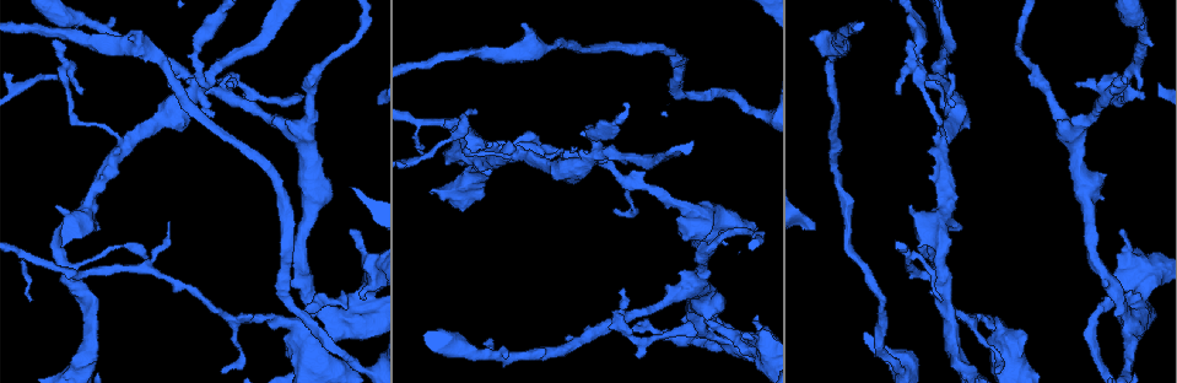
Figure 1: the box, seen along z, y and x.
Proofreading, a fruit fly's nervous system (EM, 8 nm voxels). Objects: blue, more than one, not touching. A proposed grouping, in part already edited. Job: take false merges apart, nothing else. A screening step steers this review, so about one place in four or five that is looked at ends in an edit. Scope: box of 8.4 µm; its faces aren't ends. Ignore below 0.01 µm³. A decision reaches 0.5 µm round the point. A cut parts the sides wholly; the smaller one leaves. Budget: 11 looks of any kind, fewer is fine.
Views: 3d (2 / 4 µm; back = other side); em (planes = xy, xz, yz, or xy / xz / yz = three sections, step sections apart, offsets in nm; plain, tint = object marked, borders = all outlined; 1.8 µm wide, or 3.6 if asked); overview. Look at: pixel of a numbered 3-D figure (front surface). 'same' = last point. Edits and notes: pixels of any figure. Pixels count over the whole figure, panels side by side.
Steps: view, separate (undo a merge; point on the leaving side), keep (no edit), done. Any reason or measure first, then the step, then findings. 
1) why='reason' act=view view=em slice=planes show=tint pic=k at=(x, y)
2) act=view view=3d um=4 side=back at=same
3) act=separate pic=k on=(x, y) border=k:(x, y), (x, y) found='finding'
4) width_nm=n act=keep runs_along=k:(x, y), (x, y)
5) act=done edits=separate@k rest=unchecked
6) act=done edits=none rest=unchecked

why='sharp bend' act=view view=em um=3.6 slice=planes show=tint pic=1 at=(1133, 318)

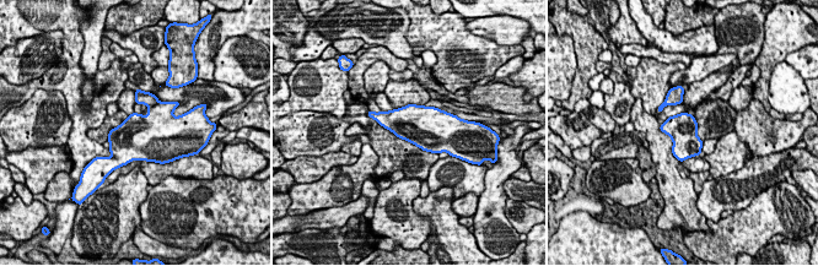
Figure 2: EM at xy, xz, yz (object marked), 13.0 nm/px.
act=separate pic=2 on=(141, 97) border=2:(159, 101), (149, 107) found='two neurons meet here'

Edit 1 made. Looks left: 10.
why='redraw' act=view view=overview

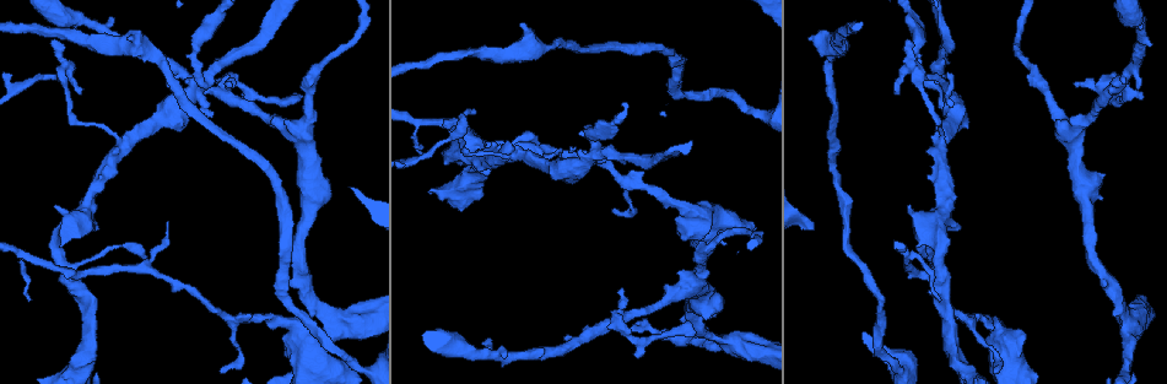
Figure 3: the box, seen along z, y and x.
why='three arms meet' act=view view=em slice=yz step=4 show=tint pic=3 at=(1072, 138)

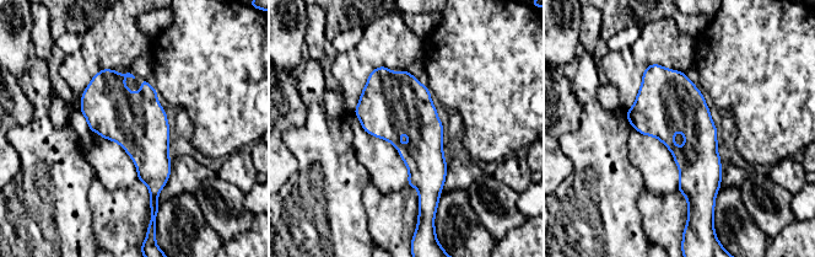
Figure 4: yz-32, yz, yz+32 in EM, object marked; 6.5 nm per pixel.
why='cut it another way' act=view view=em slice=planes show=borders at=same

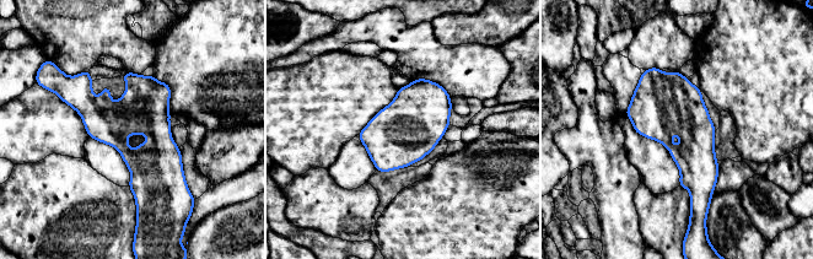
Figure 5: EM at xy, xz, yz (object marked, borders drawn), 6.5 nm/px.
act=keep runs_along=5:(86, 74), (85, 101), (141, 167), (141, 203) found='all the same neuron'

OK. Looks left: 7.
why='two arms in line, one across' act=view view=em slice=xz step=8 show=tint pic=3 at=(222, 95)

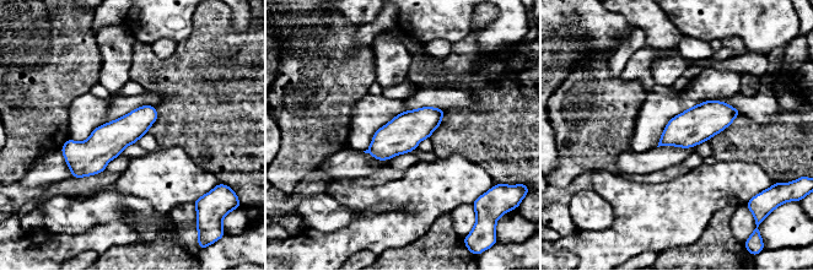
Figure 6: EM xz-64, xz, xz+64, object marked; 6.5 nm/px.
act=view view=em slice=xy step=16 show=tint at=same

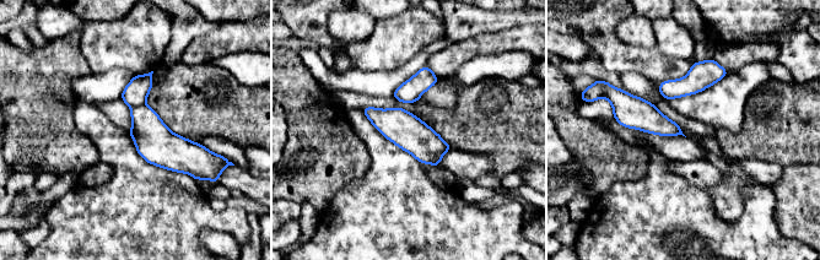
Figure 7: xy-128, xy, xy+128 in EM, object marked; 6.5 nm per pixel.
act=separate pic=7 on=(136, 91) border=7:(144, 103), (131, 108) found='two neurons meet here'

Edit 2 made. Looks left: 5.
act=view view=overview

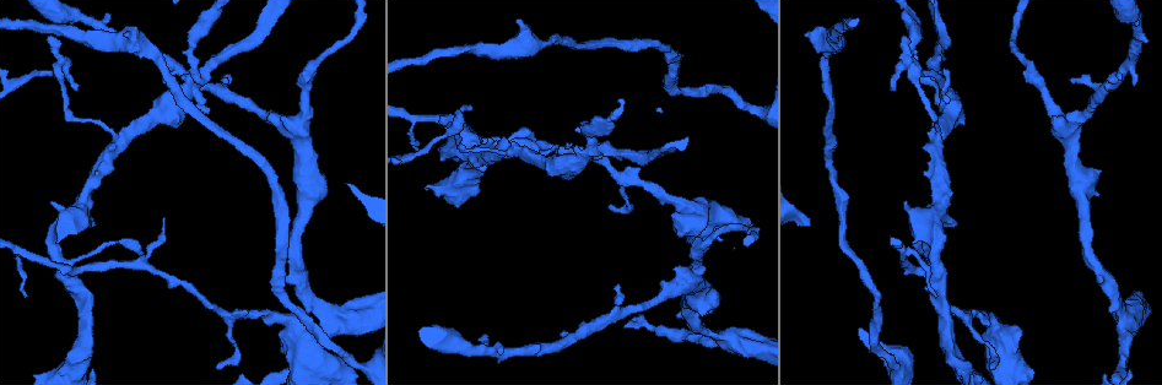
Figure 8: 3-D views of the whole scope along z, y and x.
why='thick turns thin' act=view view=em slice=yz step=8 show=tint pic=8 at=(590, 147)

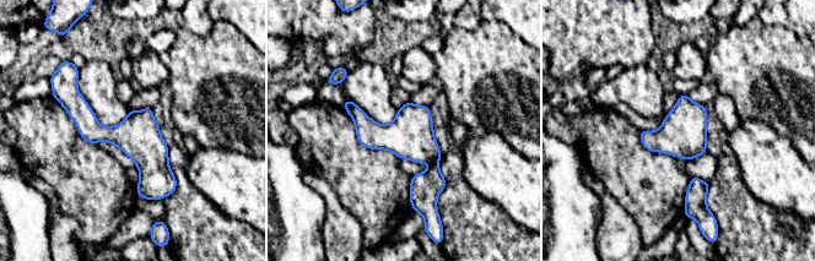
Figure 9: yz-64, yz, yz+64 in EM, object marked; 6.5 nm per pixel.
why='another direction' act=view view=em slice=planes show=tint at=same

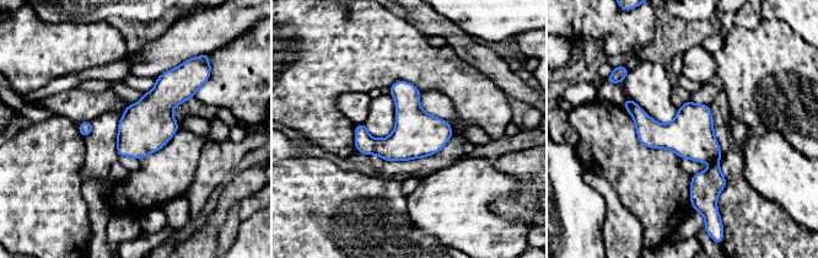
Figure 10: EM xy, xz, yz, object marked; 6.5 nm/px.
act=keep found='one neuron here'

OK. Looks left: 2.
why='sharp bend' act=view view=3d um=2 pic=8 at=(935, 272)

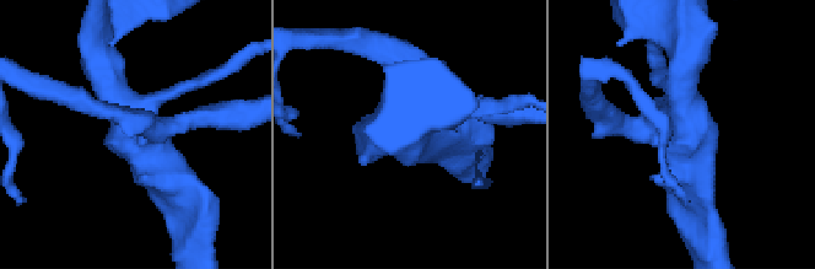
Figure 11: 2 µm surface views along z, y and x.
arms=4 why='need the tissue' act=view view=em slice=planes show=tint pic=11 at=(678, 138)

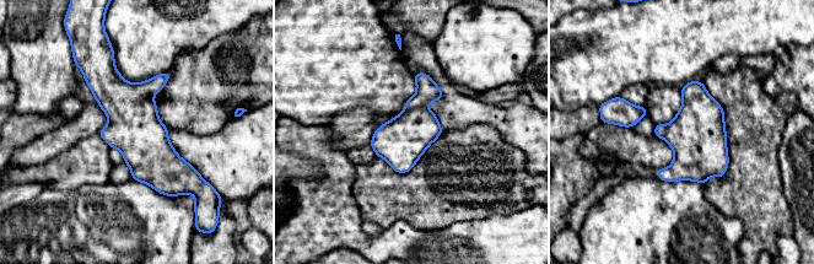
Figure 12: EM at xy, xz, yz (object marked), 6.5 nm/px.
act=separate pic=12 on=(427, 91) border=12:(425, 106), (405, 109) found='two neurons meet here'

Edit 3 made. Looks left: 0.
act=done edits=separate@2,separate@7,separate@12 rest=unchecked

